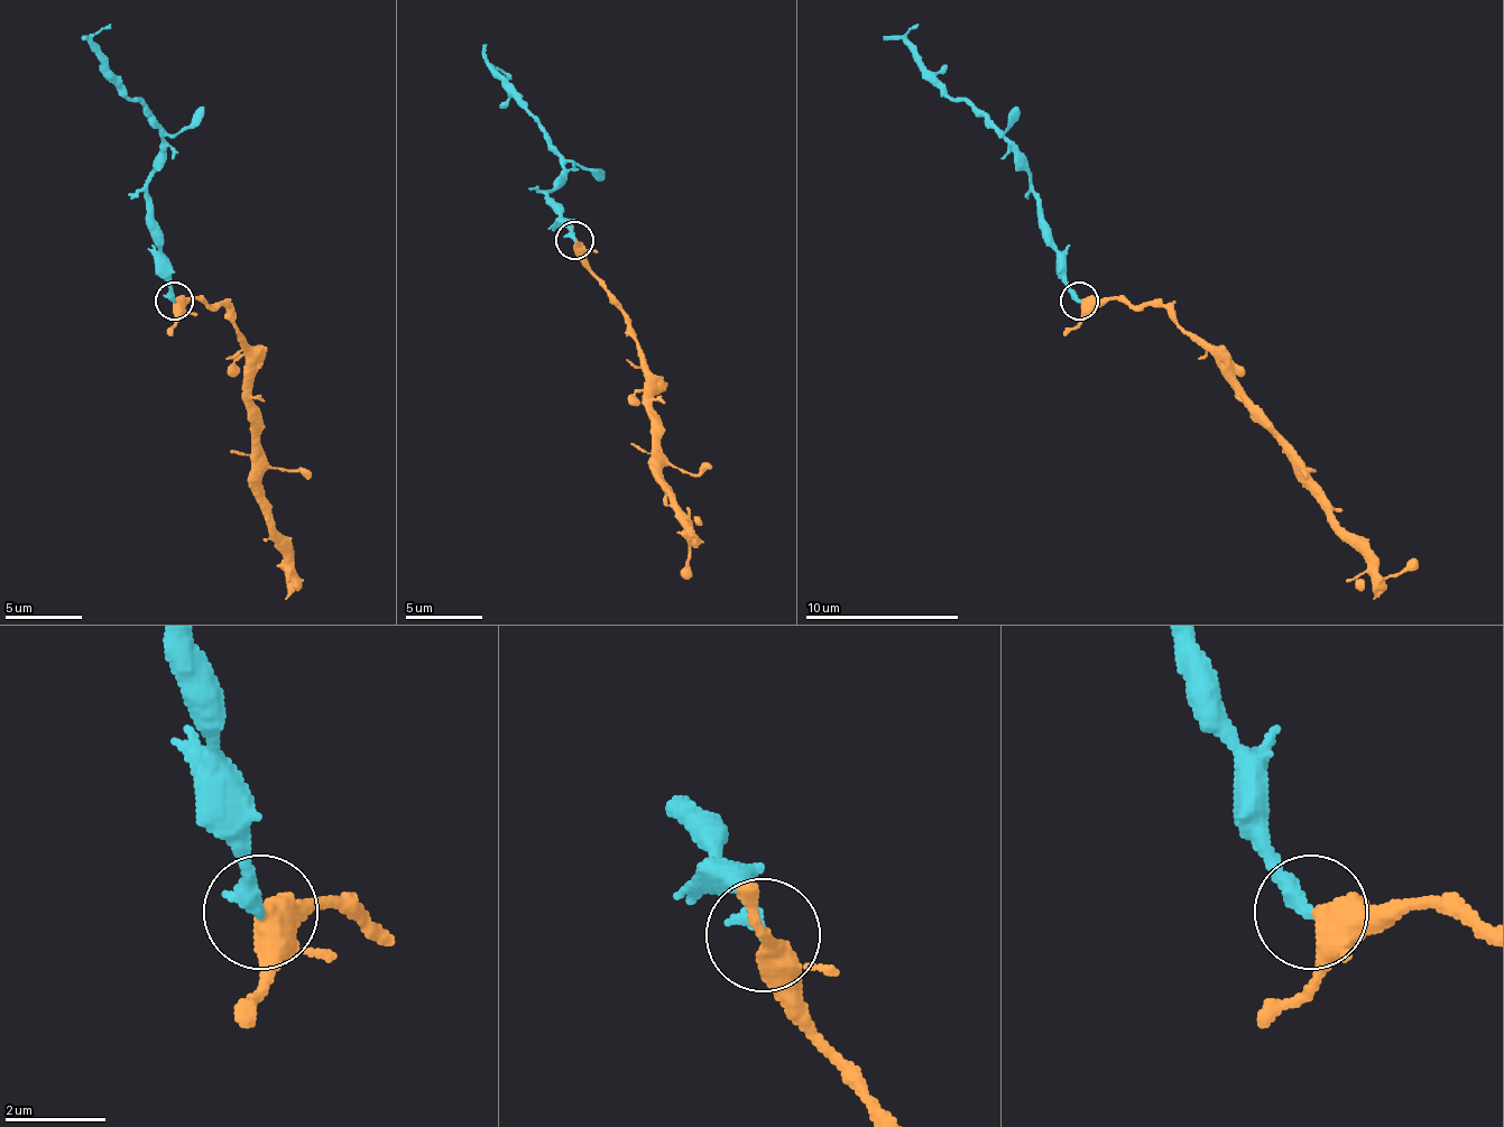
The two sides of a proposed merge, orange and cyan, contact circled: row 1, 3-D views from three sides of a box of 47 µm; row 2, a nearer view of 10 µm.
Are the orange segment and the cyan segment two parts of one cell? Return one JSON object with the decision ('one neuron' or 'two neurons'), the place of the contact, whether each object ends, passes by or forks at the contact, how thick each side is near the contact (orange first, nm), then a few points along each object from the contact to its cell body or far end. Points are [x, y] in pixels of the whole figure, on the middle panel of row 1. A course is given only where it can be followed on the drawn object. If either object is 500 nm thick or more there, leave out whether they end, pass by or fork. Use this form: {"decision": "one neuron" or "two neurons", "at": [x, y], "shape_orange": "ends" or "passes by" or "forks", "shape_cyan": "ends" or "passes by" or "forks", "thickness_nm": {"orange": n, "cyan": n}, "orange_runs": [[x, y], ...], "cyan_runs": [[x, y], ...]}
{"decision": "one neuron", "at": [574, 240], "shape_orange": "forks", "shape_cyan": "ends", "thickness_nm": {"orange": 340, "cyan": 360}, "orange_runs": [[573, 243], [573, 255], [608, 293], [639, 347], [647, 378], [651, 470], [689, 543], [689, 559], [681, 578]], "cyan_runs": [[573, 239], [546, 193], [562, 171], [562, 158], [535, 117], [494, 71], [513, 77]]}

